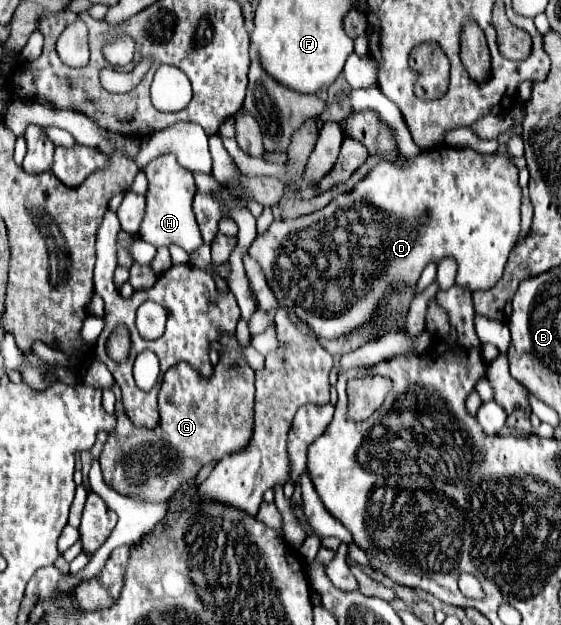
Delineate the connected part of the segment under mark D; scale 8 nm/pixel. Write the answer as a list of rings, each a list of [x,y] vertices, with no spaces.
[[[446,143],[436,145],[432,149],[426,149],[418,155],[410,155],[406,157],[404,165],[394,165],[392,161],[382,161],[378,163],[362,181],[358,181],[358,185],[350,191],[350,193],[342,193],[338,197],[334,197],[324,209],[308,213],[308,215],[300,215],[294,219],[276,219],[272,221],[272,225],[268,227],[268,231],[260,233],[248,255],[258,261],[258,265],[262,267],[262,273],[266,277],[266,283],[270,285],[272,293],[276,295],[278,303],[288,307],[292,313],[296,313],[304,323],[308,323],[312,327],[312,331],[318,337],[324,339],[340,339],[346,337],[348,333],[368,325],[374,321],[376,311],[380,307],[380,303],[386,299],[386,295],[392,289],[400,289],[406,291],[408,287],[416,285],[422,269],[428,263],[438,263],[444,257],[452,257],[458,265],[458,273],[456,273],[456,285],[460,287],[468,287],[470,291],[476,289],[490,289],[496,285],[496,281],[502,277],[502,269],[506,265],[508,253],[512,251],[512,247],[518,243],[520,237],[520,183],[518,183],[518,167],[512,163],[512,159],[508,157],[508,153],[492,153],[492,155],[482,155],[476,153],[470,147],[450,147]]]

